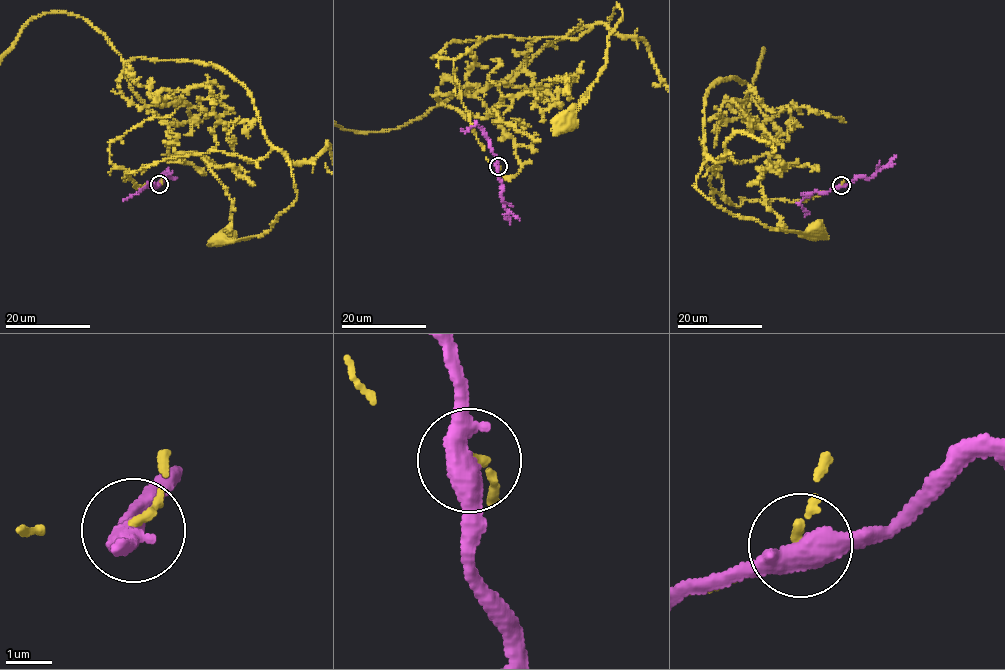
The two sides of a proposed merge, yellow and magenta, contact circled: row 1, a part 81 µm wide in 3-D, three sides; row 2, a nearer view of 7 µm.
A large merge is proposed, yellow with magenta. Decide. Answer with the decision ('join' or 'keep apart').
keep apart

